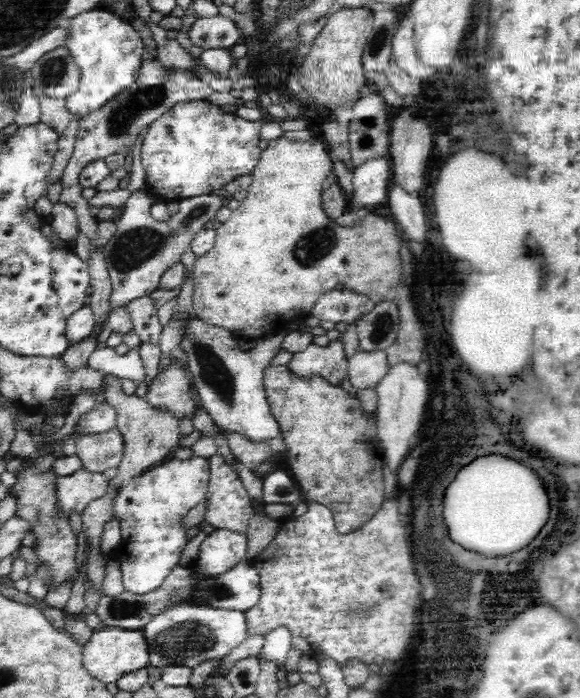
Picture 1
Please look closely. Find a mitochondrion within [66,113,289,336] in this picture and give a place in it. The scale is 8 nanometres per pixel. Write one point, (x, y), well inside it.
(131, 249)

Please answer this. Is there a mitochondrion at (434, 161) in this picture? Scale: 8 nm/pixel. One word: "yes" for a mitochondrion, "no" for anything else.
no

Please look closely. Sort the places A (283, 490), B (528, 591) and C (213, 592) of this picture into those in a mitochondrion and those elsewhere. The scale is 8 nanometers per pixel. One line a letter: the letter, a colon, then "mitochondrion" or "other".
A: mitochondrion
B: other
C: mitochondrion

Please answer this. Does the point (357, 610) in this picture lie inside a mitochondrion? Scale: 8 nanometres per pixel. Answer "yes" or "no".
yes

